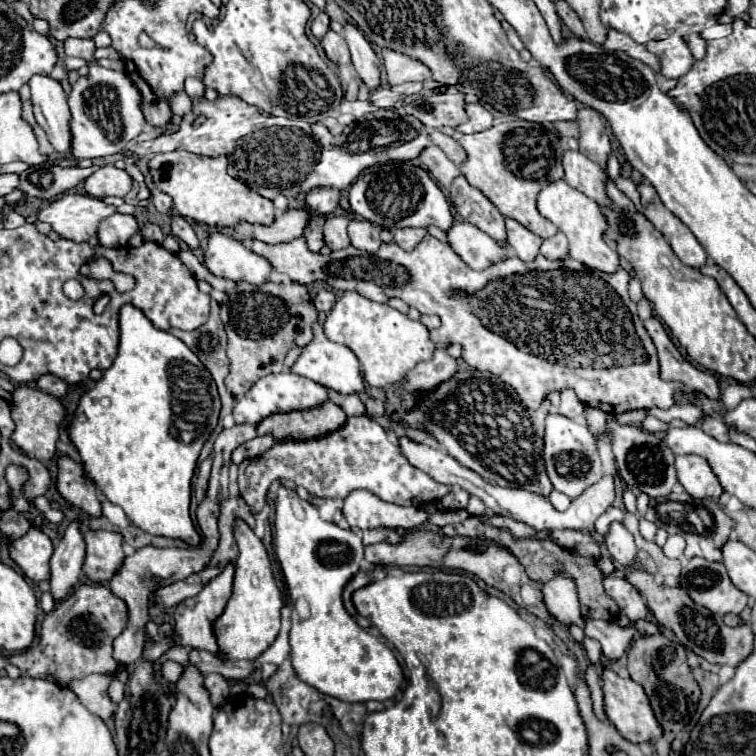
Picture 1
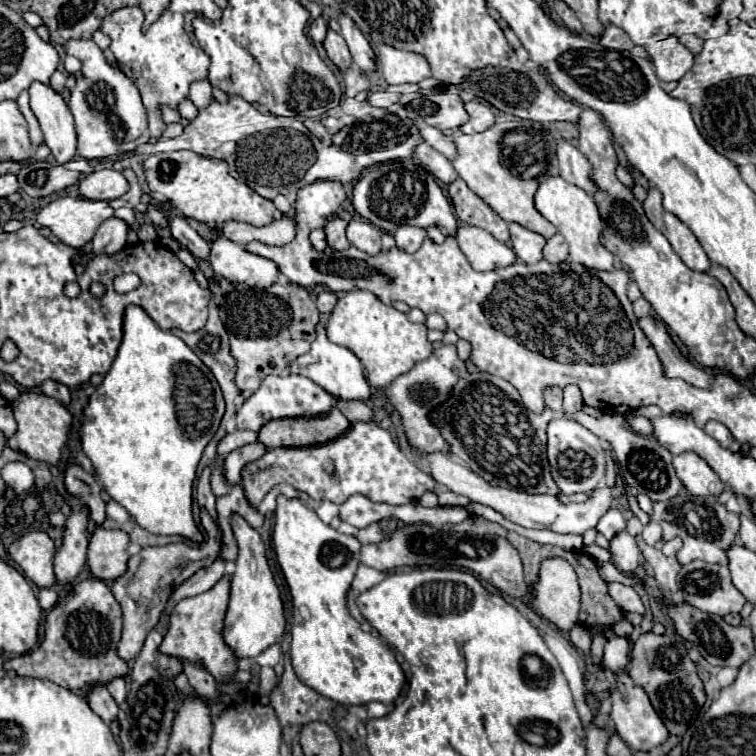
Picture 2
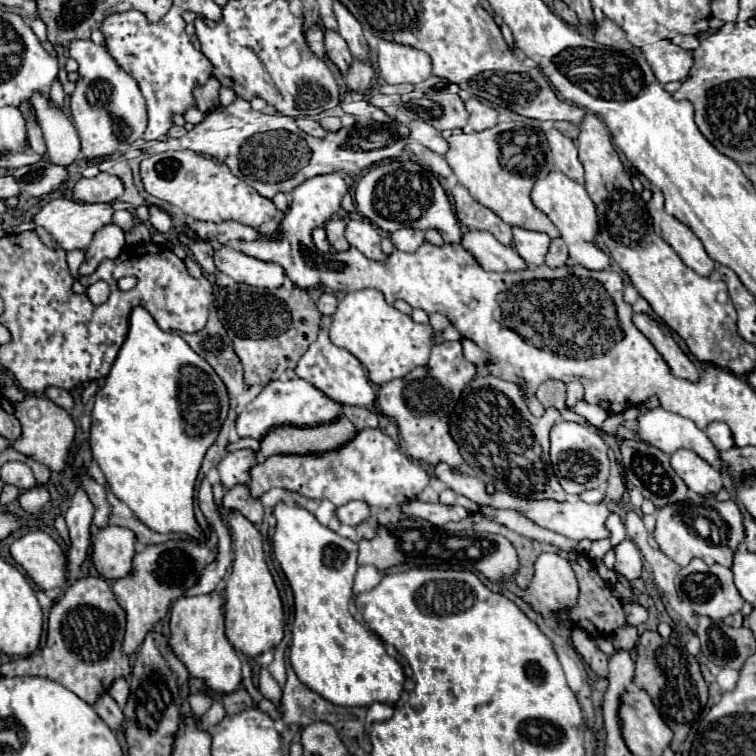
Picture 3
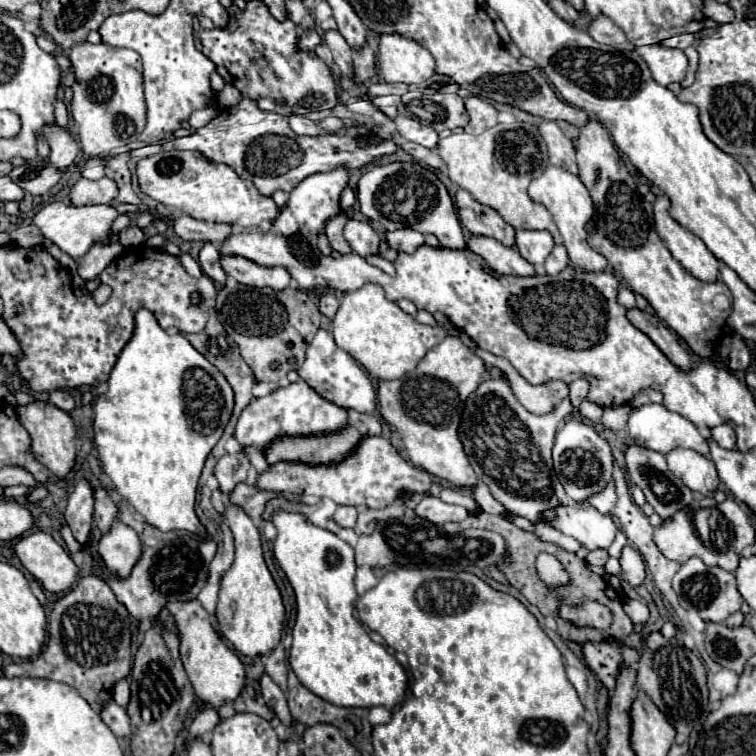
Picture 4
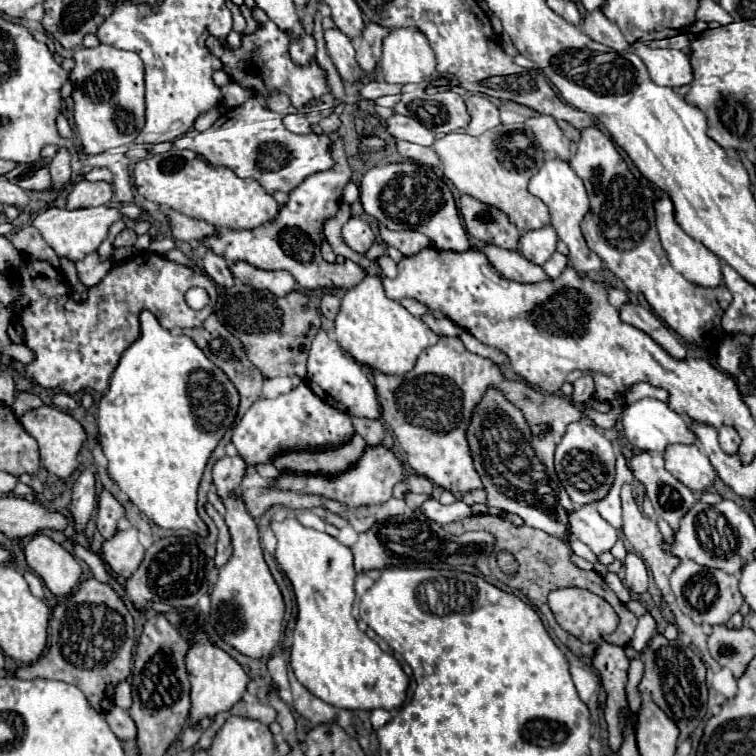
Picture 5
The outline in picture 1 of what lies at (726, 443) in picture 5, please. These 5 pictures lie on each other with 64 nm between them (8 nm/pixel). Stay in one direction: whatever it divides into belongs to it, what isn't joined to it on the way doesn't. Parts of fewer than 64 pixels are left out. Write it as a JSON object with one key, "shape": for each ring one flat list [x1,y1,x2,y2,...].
{"shape":[[706,418,704,424,702,424,702,430,704,430,708,436,712,436,712,438,716,438,716,440,720,440,720,442,728,442,728,440,730,440,730,438,728,438,728,428,726,428,726,424,724,424,722,420,718,420,718,418]]}

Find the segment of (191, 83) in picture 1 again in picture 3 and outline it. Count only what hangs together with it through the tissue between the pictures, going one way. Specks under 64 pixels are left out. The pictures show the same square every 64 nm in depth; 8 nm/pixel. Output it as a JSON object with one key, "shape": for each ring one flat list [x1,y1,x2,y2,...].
{"shape":[[214,76,208,78,208,82,206,82,204,88,196,88,194,96,196,96,198,108,200,108,202,112,210,112,210,110,214,110,214,108,220,106,220,104,218,104,218,92,220,92,220,88,222,88,222,86,220,86,220,82,218,82]]}

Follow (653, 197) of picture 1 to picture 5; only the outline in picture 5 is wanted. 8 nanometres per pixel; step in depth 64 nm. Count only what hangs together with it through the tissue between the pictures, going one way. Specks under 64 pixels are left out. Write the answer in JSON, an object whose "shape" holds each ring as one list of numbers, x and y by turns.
{"shape":[[664,194,658,202,656,202,656,228,658,228,658,234,660,234,660,242,662,242,662,248,672,264,672,268,682,274,688,282,692,284,698,284,698,286,704,286,704,288,716,288,722,284,722,272,720,272,720,258,710,252,702,242,690,238,682,228,680,224,676,222,674,218,674,206,672,206,672,200]]}

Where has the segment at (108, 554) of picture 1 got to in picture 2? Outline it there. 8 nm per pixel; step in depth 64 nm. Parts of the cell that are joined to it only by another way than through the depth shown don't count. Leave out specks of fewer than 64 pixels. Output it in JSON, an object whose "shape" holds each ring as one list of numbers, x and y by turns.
{"shape":[[96,528,88,546,88,566,92,574,106,582,122,576,128,570,128,544,130,536,124,530]]}

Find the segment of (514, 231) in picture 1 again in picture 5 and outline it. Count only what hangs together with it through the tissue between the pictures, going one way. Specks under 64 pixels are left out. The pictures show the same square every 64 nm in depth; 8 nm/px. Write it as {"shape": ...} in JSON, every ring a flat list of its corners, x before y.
{"shape":[[544,226,544,228,530,230,530,232,522,234,520,252,530,262,534,262,538,266,544,266,544,262,556,252,556,242,558,242,558,236,556,236,554,228]]}

